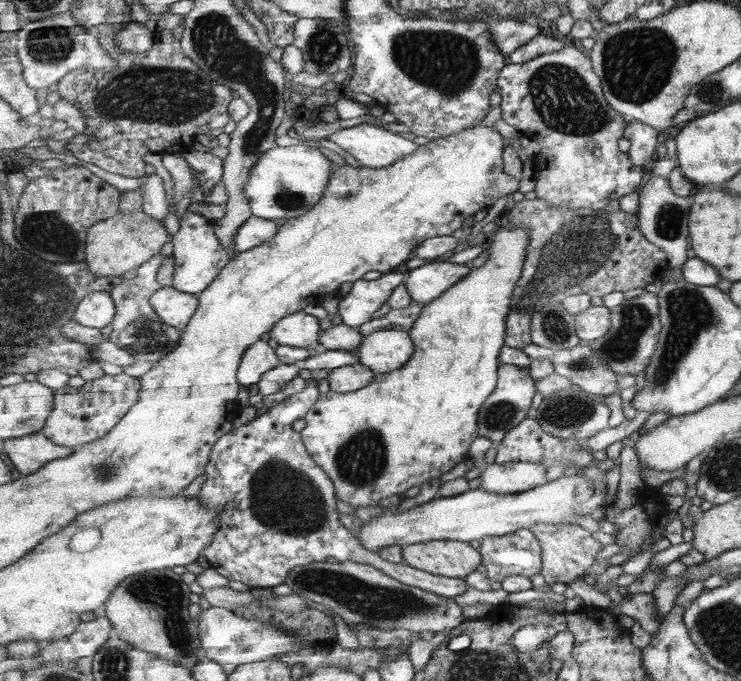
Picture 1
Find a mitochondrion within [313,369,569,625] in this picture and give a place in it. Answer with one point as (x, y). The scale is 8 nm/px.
(360, 461)

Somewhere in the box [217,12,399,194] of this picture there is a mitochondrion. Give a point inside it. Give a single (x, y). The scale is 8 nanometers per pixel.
(325, 47)

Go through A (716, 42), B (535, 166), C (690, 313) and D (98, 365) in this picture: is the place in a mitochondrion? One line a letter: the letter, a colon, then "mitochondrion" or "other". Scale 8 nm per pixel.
A: other
B: other
C: mitochondrion
D: other

